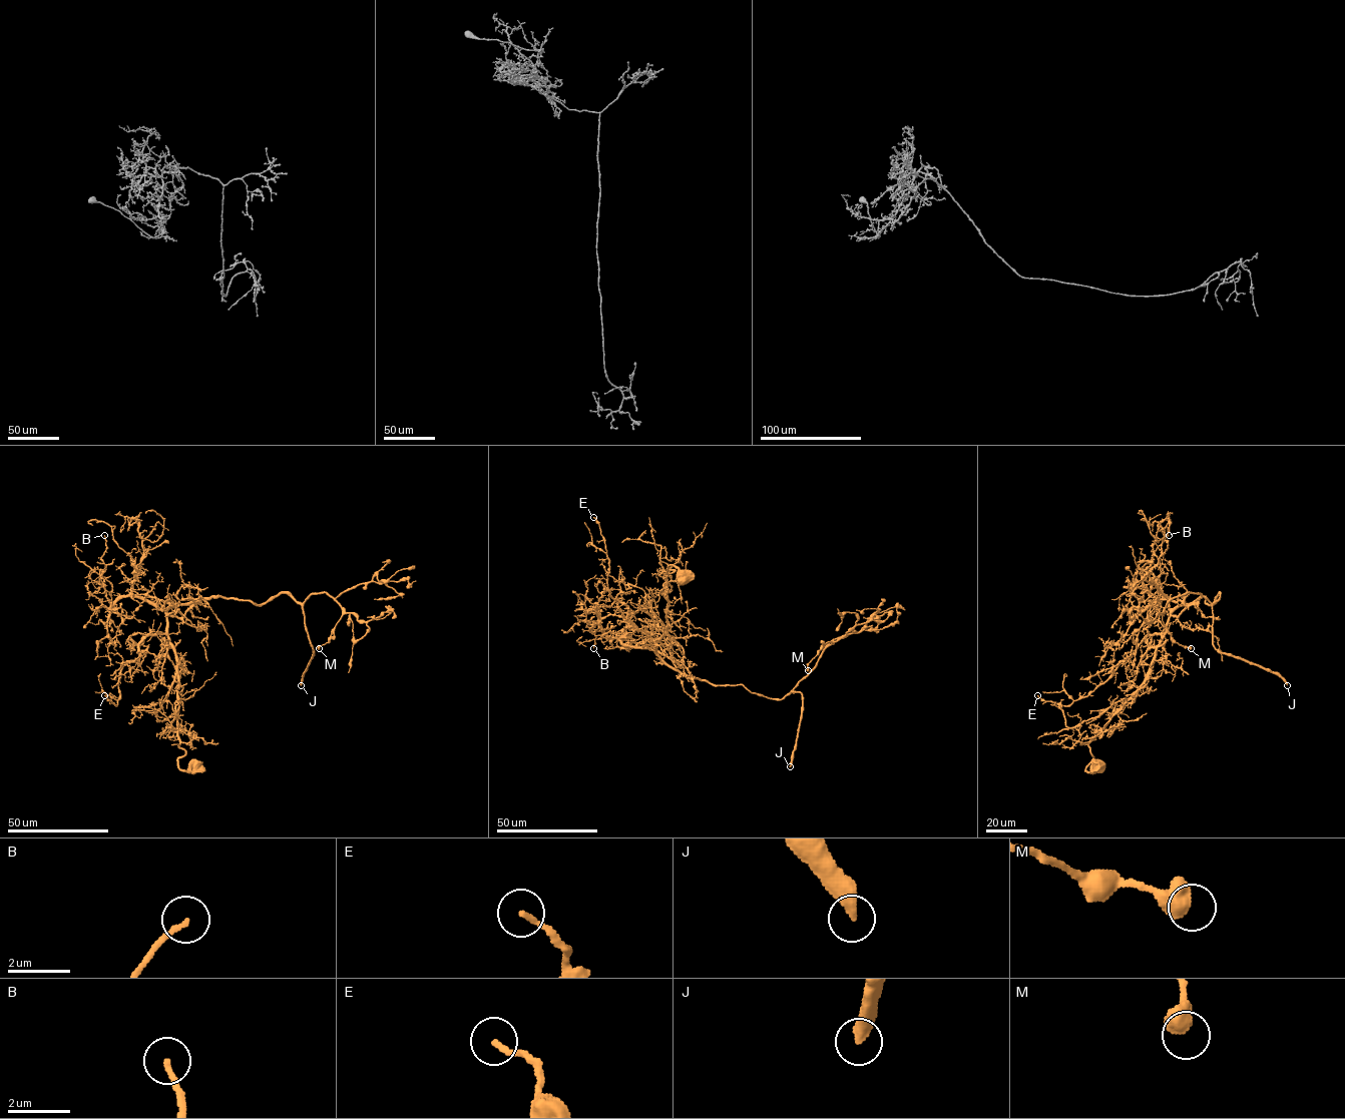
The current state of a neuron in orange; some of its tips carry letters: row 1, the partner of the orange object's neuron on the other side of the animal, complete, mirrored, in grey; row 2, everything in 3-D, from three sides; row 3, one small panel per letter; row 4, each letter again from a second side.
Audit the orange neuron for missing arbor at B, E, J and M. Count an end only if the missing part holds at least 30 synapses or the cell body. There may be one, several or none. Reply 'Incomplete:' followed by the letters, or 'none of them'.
Incomplete: J

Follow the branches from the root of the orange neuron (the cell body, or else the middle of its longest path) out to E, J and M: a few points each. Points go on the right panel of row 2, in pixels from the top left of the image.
E: (1099, 766), (1085, 769), (1088, 743), (1144, 681), (1161, 635), (1149, 634), (1069, 705), (1037, 695)
J: (1099, 766), (1085, 769), (1088, 743), (1144, 681), (1168, 618), (1201, 597), (1220, 595), (1213, 645), (1287, 685)
M: (1099, 766), (1085, 769), (1088, 743), (1144, 681), (1168, 618), (1219, 593), (1166, 605), (1167, 631), (1191, 648)

